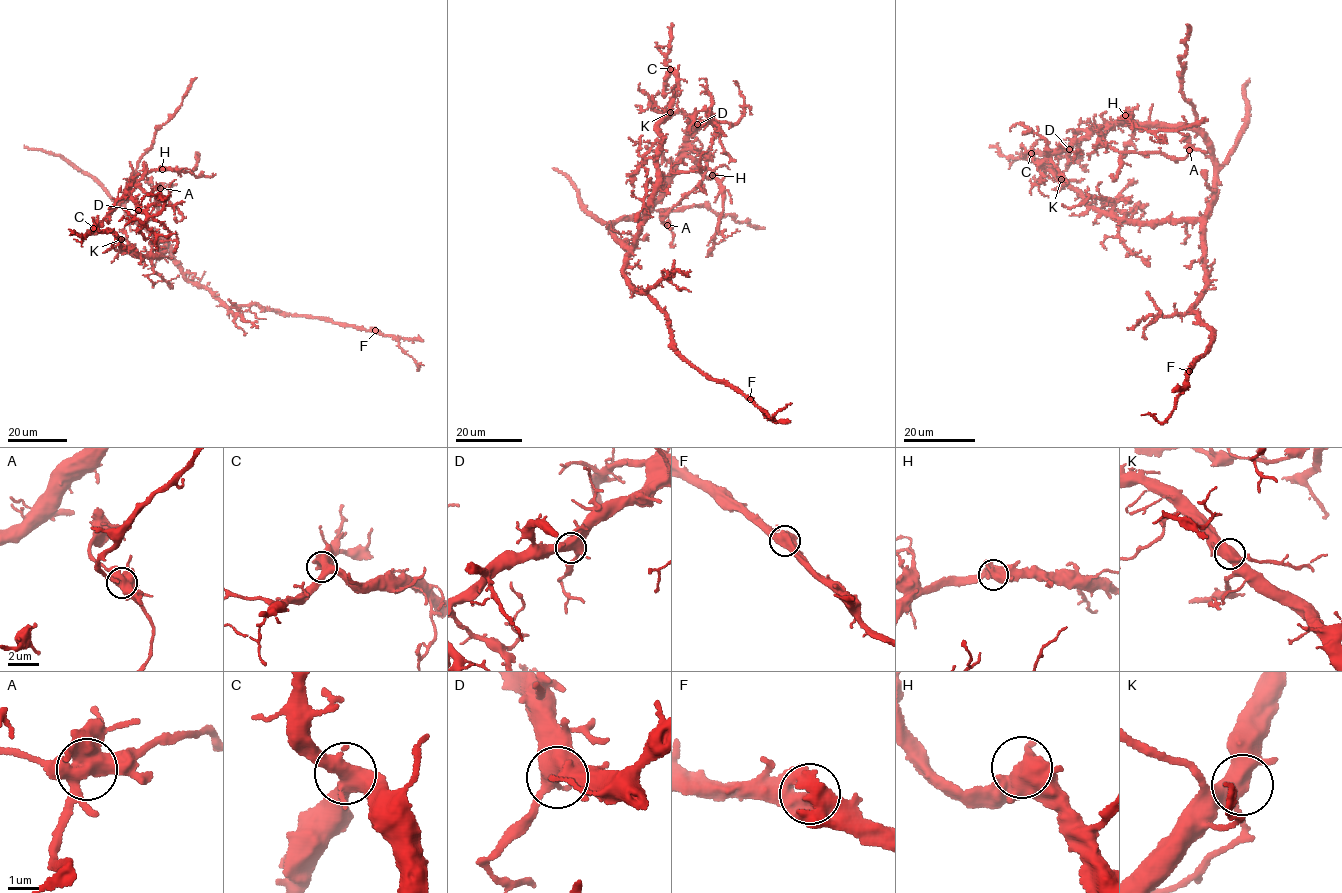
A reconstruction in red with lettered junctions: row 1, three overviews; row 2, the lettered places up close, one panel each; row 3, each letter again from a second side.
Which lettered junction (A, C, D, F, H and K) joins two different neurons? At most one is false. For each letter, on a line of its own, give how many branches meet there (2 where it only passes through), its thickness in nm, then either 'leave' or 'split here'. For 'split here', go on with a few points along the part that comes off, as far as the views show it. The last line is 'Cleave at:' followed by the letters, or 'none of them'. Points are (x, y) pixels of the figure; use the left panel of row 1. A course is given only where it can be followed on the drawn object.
A: 4 branches meet; 500 nm thick; leave
C: 4 branches meet; 440 nm thick; leave
D: 4 branches meet; 500 nm thick; leave
F: 4 branches meet; 480 nm thick; leave
H: 4 branches meet; 480 nm thick; leave
K: 4 branches meet; 460 nm thick; leave
Cleave at: none of them

